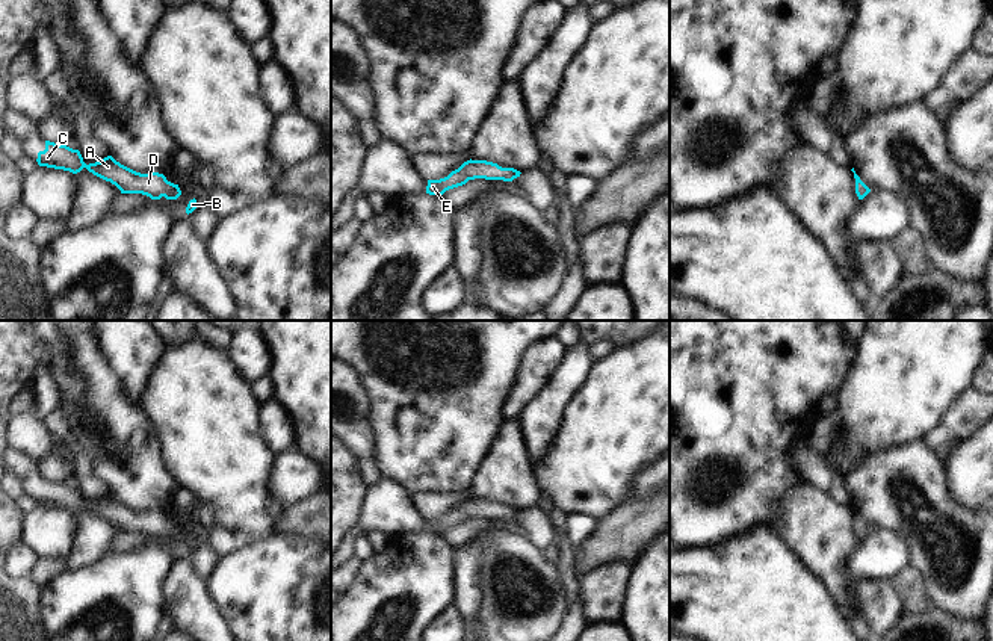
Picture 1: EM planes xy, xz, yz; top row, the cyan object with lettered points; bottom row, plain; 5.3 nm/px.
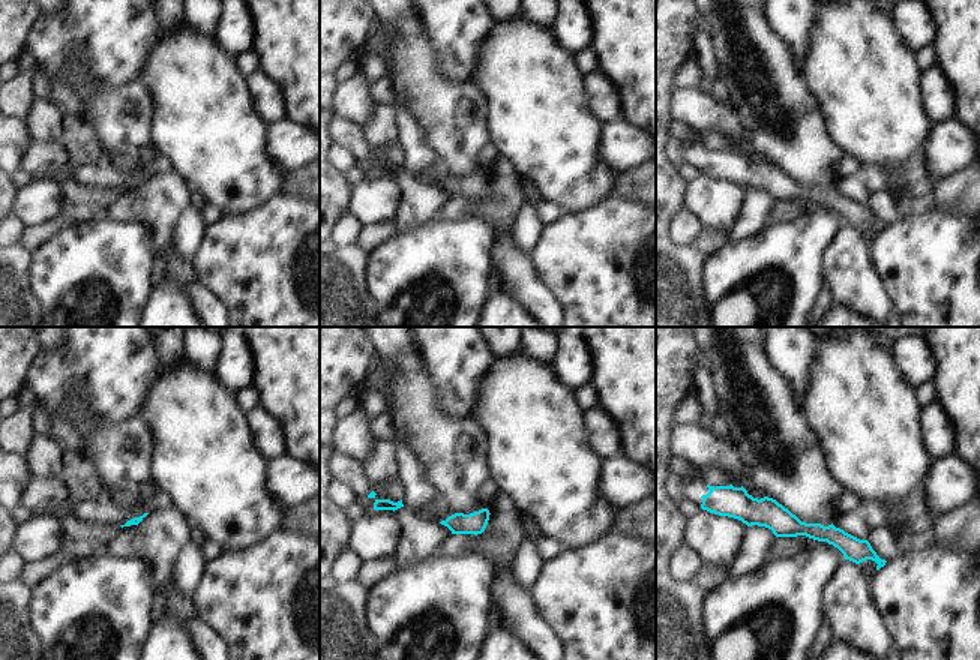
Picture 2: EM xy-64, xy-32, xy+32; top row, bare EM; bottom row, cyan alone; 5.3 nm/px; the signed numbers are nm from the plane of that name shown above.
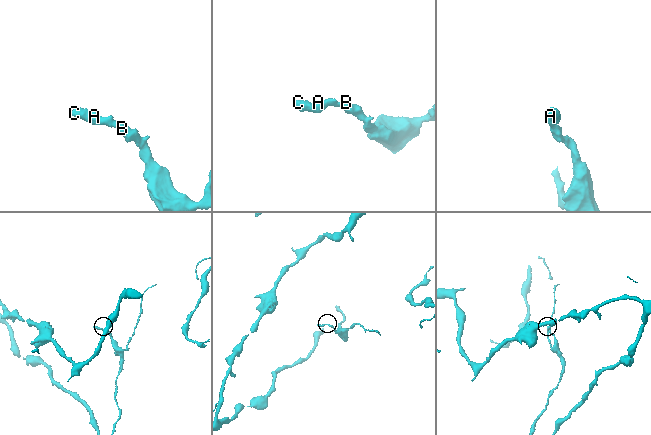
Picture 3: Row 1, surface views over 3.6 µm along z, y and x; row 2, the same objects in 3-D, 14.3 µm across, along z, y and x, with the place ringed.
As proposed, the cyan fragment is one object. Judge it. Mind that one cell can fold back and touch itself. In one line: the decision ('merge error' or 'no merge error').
no merge error

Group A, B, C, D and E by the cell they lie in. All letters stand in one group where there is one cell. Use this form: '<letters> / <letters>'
A B C D E

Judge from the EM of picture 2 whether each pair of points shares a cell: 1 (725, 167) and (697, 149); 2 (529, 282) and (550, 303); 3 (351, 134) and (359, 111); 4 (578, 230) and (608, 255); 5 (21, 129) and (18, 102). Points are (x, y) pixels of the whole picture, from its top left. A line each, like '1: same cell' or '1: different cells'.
1: same cell
2: same cell
3: different cells
4: same cell
5: different cells

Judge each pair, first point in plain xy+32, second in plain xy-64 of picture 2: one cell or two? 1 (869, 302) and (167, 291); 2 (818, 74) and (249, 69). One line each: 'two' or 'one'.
1: two
2: two

